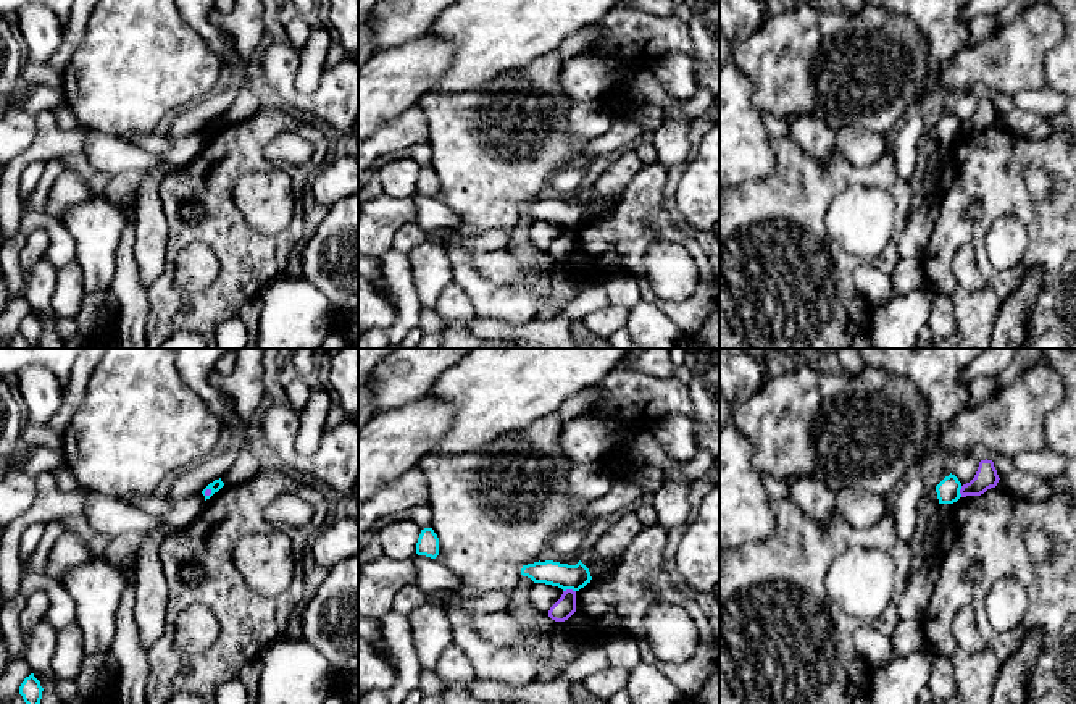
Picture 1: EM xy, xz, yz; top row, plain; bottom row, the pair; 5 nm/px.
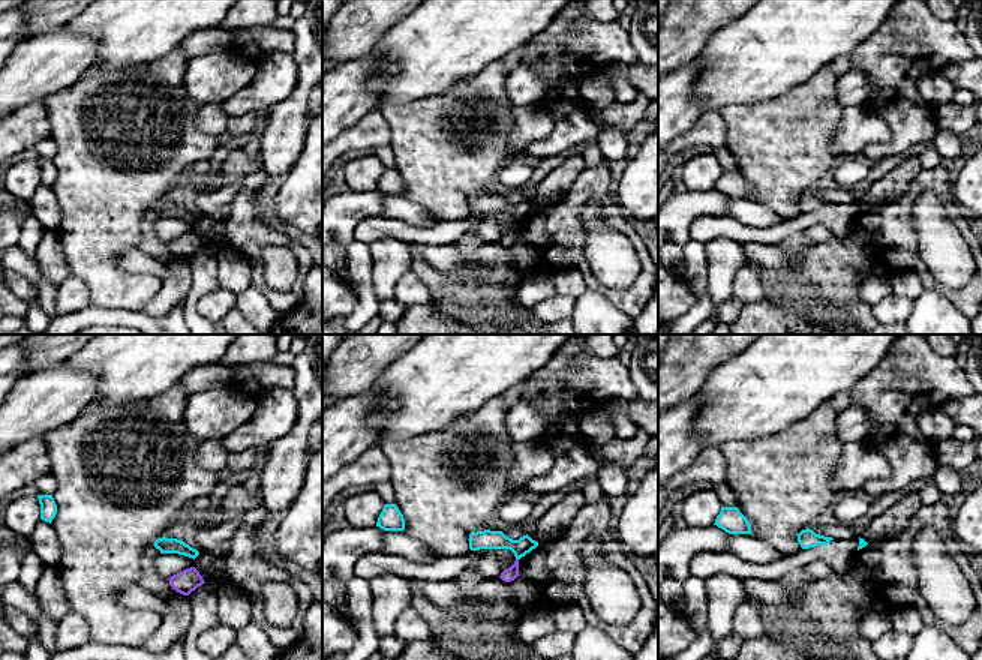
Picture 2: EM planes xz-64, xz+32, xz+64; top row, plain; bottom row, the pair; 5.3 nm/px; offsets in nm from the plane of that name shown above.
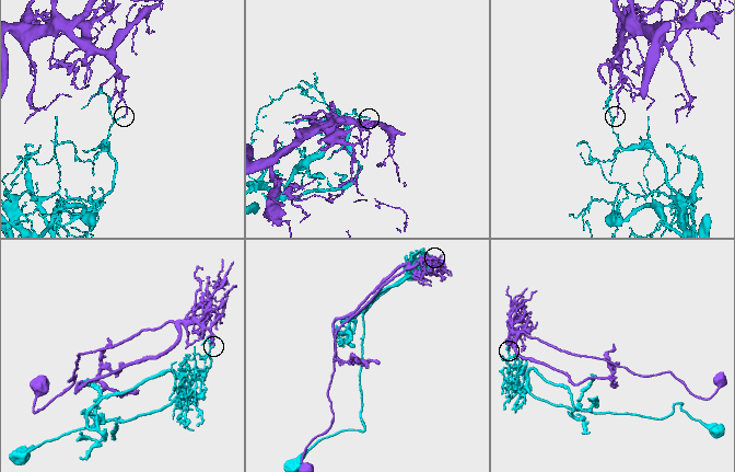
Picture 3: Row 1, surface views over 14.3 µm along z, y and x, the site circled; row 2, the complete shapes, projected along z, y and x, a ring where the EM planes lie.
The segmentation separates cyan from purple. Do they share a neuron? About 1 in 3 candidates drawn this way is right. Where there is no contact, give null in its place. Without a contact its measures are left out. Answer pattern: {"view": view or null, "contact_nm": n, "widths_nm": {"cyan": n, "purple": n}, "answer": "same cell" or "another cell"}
{"view": "xz", "contact_nm": 60, "widths_nm": {"cyan": 130, "purple": 100}, "answer": "another cell"}

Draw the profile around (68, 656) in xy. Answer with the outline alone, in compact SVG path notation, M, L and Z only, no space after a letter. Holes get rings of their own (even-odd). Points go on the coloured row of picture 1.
M71 623L56 635L52 659L56 680L76 681L82 670L84 659L82 630L77 623Z

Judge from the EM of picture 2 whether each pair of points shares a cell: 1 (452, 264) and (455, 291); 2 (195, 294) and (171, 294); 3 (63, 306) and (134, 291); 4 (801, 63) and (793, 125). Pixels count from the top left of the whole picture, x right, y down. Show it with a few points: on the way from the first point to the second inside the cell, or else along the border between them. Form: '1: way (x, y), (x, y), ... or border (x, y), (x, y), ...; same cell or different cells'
1: border (417, 246), (417, 252), (441, 272); different cells
2: border (189, 260), (191, 287), (185, 299); different cells
3: border (71, 273), (87, 287), (92, 303); different cells
4: border (828, 66), (823, 66), (783, 93), (765, 99); different cells

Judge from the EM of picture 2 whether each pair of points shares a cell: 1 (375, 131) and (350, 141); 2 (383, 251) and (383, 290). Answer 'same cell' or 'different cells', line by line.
1: same cell
2: same cell

